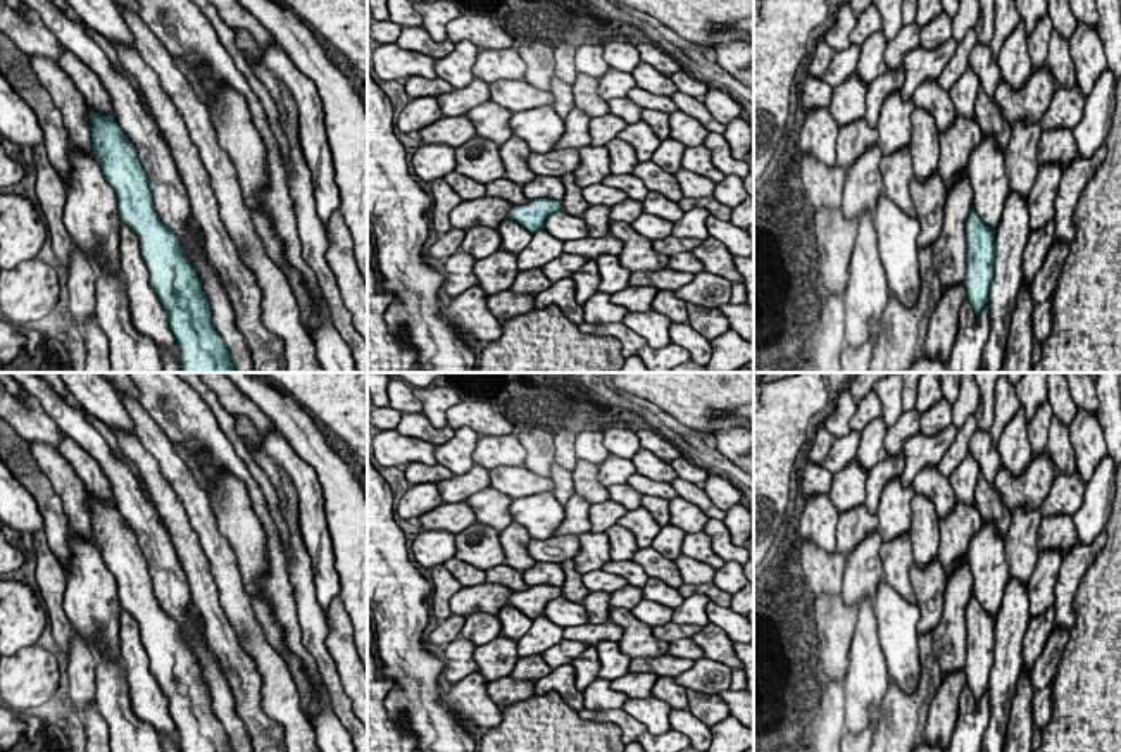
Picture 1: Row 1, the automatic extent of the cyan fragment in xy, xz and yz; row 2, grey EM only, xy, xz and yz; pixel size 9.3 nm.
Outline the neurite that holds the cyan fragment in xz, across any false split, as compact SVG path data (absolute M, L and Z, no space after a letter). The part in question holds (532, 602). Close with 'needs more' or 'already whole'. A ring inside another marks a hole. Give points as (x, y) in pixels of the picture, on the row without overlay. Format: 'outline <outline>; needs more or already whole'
outline M535 585L523 592L512 592L507 604L514 605L529 619L536 619L543 616L545 605L557 597L562 597L562 586Z; already whole

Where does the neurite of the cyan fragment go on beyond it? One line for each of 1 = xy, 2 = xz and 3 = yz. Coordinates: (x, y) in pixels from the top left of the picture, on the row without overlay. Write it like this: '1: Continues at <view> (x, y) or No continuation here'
1: No continuation here
2: No continuation here
3: No continuation here

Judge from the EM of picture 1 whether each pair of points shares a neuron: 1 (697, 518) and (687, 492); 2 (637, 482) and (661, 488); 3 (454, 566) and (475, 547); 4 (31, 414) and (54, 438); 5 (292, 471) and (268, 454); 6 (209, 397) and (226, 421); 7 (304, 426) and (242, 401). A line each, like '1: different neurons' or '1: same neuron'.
1: different neurons
2: same neuron
3: different neurons
4: same neuron
5: same neuron
6: same neuron
7: different neurons

